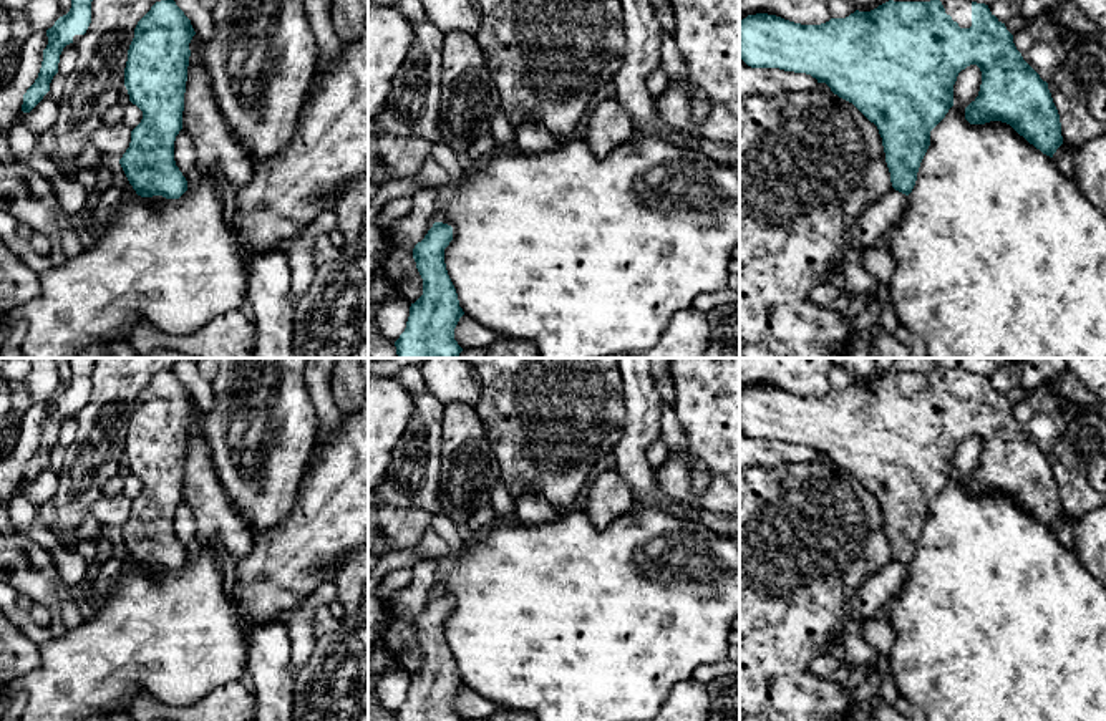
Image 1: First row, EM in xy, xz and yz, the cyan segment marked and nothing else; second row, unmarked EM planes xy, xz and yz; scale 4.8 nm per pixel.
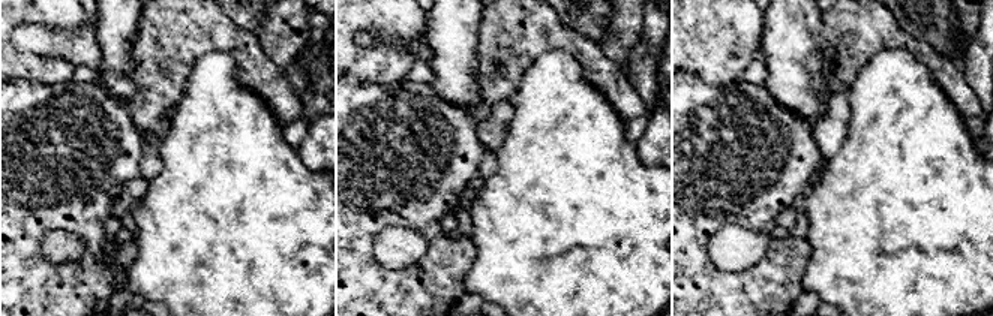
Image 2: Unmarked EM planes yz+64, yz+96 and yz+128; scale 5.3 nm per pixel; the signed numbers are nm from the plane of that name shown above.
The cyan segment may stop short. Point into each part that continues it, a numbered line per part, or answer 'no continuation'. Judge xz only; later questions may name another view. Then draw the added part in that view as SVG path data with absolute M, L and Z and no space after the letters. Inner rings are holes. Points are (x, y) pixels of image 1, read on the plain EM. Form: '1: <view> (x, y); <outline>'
no continuation

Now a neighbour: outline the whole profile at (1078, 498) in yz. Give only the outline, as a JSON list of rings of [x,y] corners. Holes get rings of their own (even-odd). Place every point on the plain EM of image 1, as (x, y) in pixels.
[[[1070,438],[1053,446],[1048,461],[1060,486],[1063,512],[1071,517],[1073,524],[1106,502],[1106,496],[1099,494],[1078,472],[1074,446]]]

